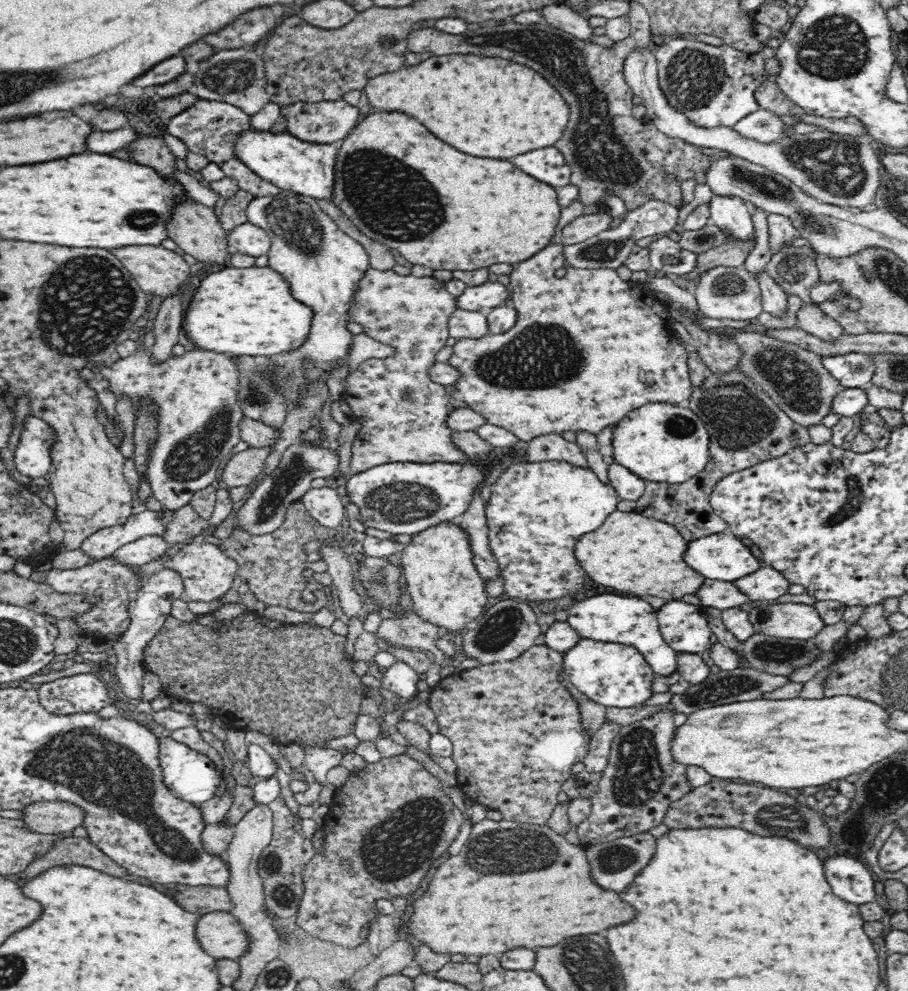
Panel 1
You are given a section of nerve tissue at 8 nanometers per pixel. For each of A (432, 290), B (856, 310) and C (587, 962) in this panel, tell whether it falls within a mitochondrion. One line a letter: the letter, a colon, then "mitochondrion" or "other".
A: other
B: other
C: mitochondrion

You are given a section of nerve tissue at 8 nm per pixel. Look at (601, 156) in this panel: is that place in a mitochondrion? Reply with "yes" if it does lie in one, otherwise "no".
yes

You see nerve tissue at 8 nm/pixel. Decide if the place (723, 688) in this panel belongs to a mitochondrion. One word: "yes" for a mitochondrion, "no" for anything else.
yes

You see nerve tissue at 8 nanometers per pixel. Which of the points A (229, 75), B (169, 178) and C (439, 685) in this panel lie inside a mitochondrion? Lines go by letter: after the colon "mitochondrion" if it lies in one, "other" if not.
A: mitochondrion
B: other
C: other

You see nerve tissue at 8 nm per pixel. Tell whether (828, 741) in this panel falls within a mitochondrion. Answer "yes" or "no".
no

